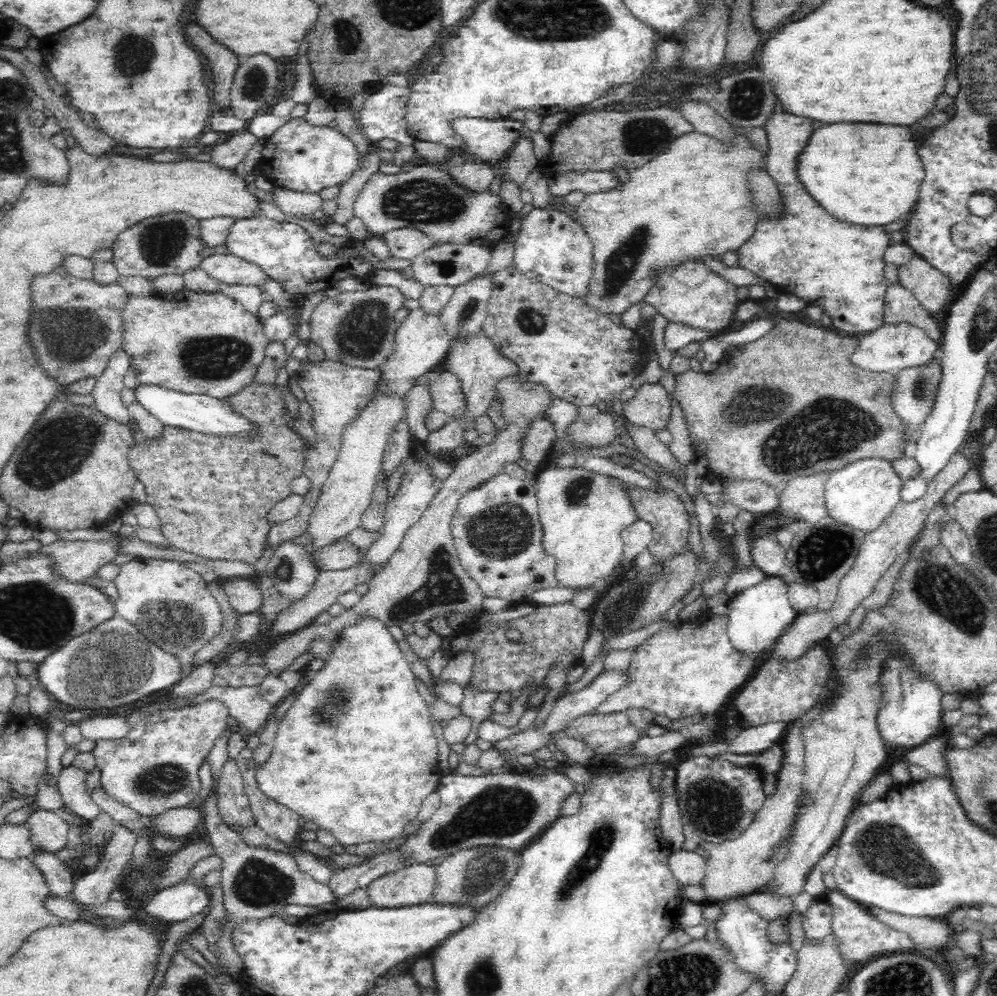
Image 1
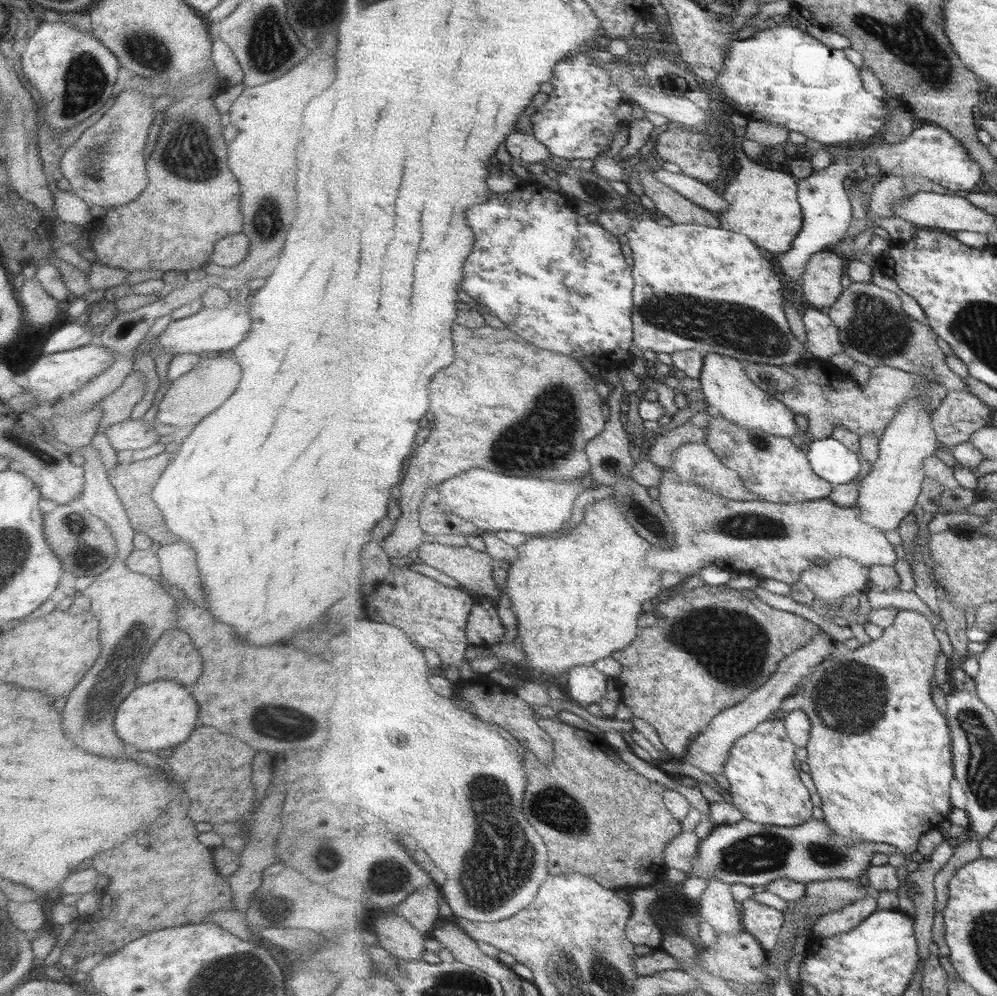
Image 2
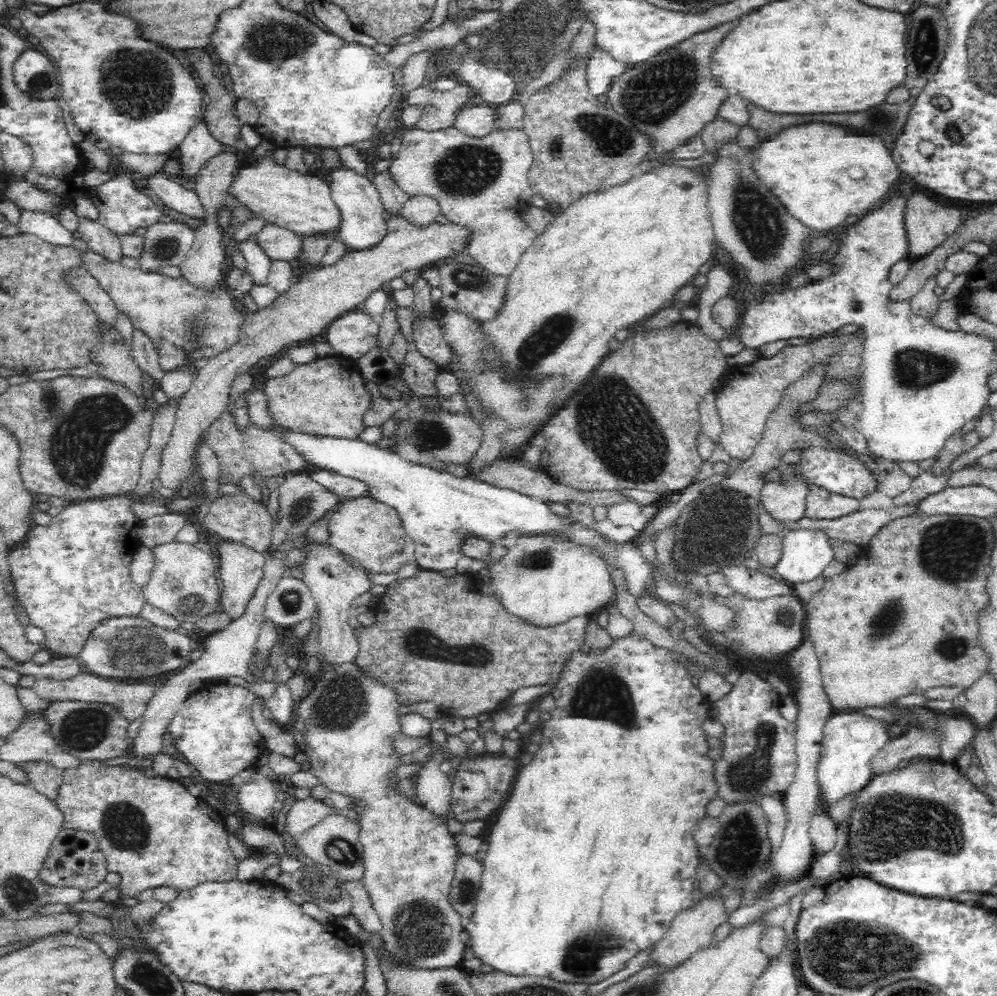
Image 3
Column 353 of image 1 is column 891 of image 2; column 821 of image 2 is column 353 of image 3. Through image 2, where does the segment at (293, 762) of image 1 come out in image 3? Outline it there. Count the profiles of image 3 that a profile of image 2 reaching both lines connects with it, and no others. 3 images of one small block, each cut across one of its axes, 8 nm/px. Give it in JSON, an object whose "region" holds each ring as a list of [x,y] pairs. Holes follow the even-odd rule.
{"region":[[[344,664],[338,668],[326,666],[310,695],[296,706],[298,719],[306,721],[308,725],[308,732],[304,735],[309,745],[303,751],[310,758],[312,773],[316,773],[318,780],[330,789],[354,795],[366,803],[366,808],[358,808],[362,813],[358,837],[364,845],[365,866],[360,881],[382,924],[377,950],[379,962],[384,964],[386,972],[401,967],[418,971],[459,967],[469,946],[462,940],[467,927],[463,926],[460,912],[450,902],[450,892],[461,854],[454,835],[448,831],[445,819],[416,806],[414,800],[402,797],[396,789],[398,779],[390,777],[390,772],[399,766],[399,755],[389,748],[391,734],[400,731],[397,723],[399,706],[394,703],[393,694],[362,676],[356,664]]]}

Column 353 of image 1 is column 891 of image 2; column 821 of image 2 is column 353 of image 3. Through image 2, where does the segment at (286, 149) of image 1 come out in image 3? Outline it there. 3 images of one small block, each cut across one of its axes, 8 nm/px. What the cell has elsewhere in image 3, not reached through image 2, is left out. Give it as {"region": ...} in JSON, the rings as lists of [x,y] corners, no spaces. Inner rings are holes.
{"region":[[[348,168],[332,172],[332,198],[342,211],[342,225],[338,239],[352,252],[362,252],[374,248],[387,234],[387,215],[378,189],[367,177]]]}

